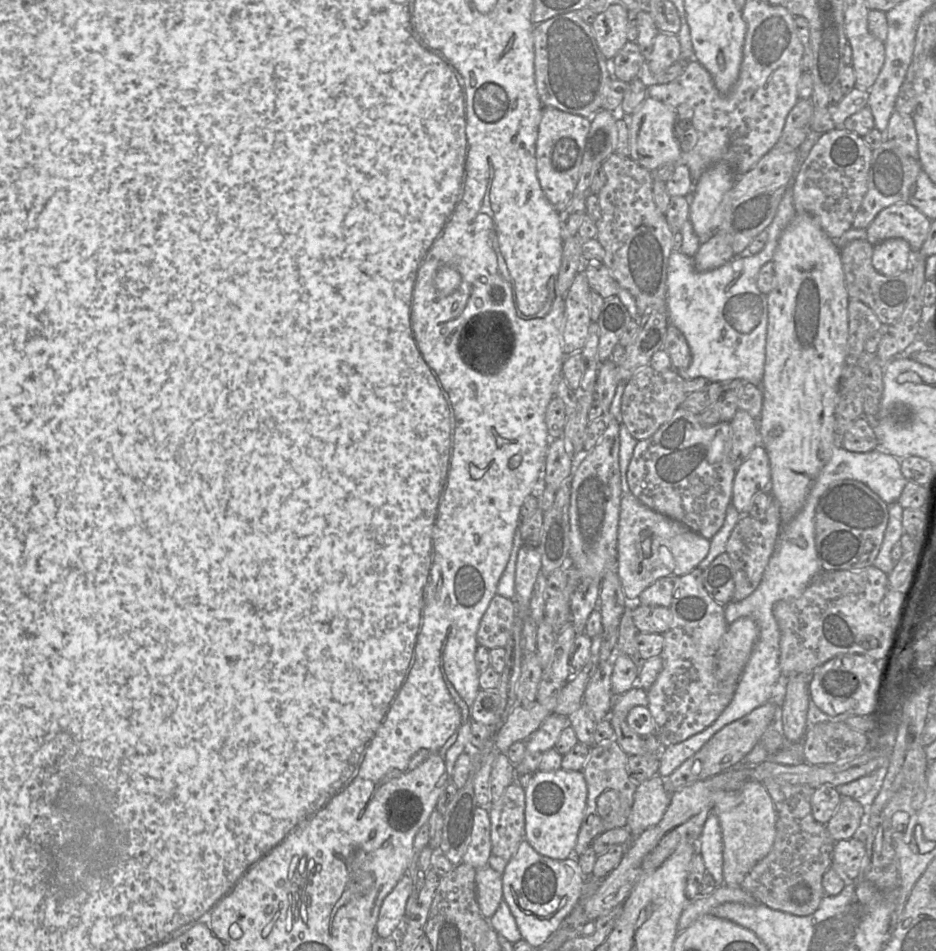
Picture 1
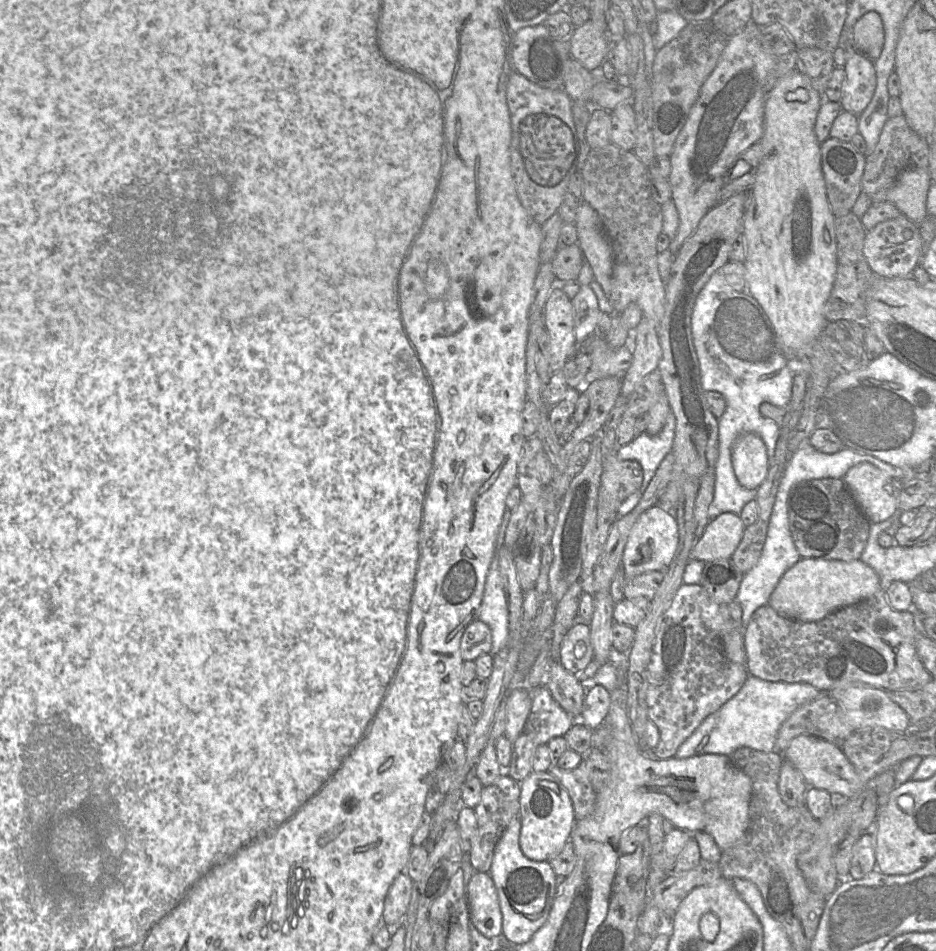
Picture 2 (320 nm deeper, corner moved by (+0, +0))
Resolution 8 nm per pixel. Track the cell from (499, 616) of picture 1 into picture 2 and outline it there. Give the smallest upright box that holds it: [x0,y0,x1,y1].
[460,619,492,661]

